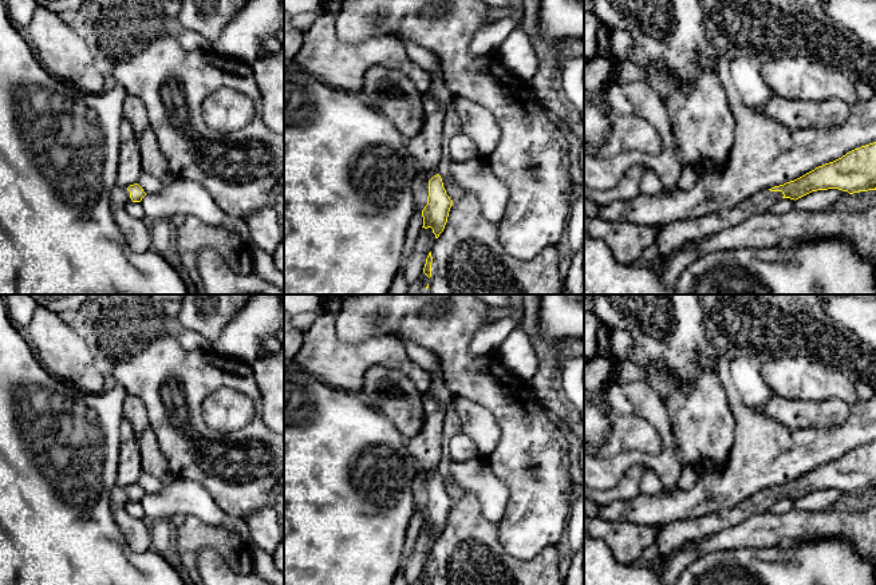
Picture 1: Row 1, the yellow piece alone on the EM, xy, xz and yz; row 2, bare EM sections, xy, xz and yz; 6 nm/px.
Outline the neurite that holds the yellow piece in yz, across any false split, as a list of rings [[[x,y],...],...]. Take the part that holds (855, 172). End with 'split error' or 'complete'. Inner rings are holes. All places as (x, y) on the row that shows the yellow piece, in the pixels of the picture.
[[[876,142],[855,149],[794,181],[761,190],[729,210],[678,221],[659,229],[654,242],[658,258],[651,265],[660,268],[686,244],[699,242],[753,216],[765,213],[781,198],[796,201],[812,191],[828,189],[838,189],[849,194],[876,190]]]; split error

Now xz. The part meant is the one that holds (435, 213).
[[[438,167],[430,171],[417,171],[413,195],[415,206],[422,210],[422,228],[431,228],[435,238],[438,238],[445,229],[453,205],[443,187]]]; split error

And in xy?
[[[130,185],[129,187],[115,186],[111,193],[111,202],[114,207],[125,207],[129,202],[141,202],[146,195],[143,189],[138,185]]]; split error

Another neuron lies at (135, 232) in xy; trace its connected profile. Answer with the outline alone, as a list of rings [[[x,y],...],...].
[[[113,207],[114,220],[127,246],[135,253],[151,250],[150,224],[131,217],[125,207]]]

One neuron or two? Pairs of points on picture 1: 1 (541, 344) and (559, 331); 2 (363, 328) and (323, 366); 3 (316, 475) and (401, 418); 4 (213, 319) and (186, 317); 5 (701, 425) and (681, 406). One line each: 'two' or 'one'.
1: two
2: two
3: two
4: one
5: one

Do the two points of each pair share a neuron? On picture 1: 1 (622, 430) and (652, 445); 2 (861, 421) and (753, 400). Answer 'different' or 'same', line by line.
1: same
2: different

